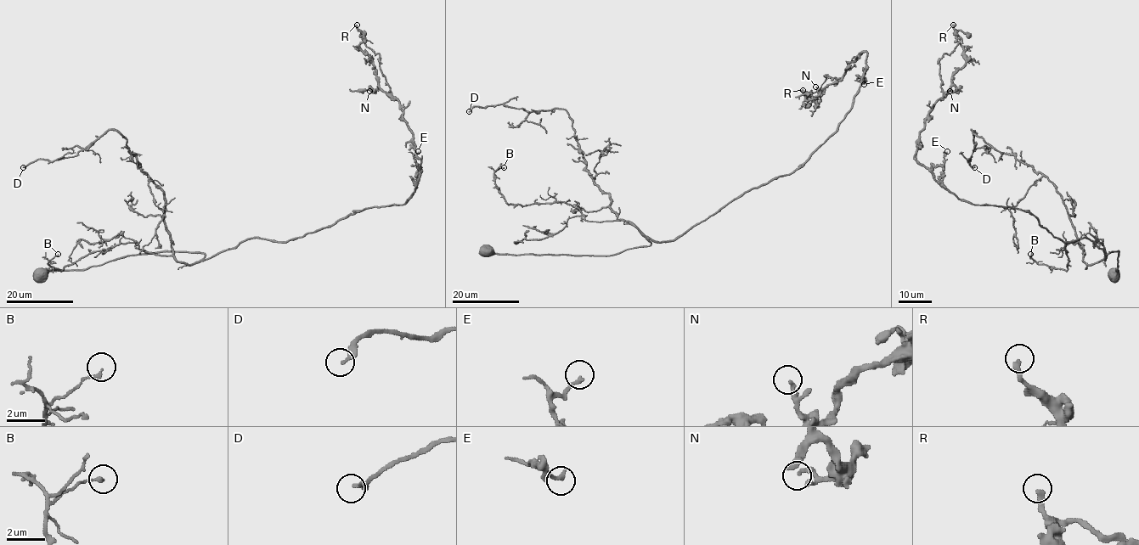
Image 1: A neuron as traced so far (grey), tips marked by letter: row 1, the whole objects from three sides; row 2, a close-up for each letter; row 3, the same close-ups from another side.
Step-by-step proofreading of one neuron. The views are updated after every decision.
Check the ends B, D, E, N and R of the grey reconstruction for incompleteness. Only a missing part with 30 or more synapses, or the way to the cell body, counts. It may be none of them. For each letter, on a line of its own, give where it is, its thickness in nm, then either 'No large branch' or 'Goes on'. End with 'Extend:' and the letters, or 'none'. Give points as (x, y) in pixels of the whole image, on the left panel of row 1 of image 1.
B: Place: (58, 254). Thickness 160 nm. No large branch
D: Place: (23, 167). Thickness 280 nm. Goes on
E: Place: (418, 151). Thickness 200 nm. No large branch
N: Place: (369, 91). Thickness 240 nm. No large branch
R: Place: (357, 25). Thickness 280 nm. Goes on
Extend: D, R

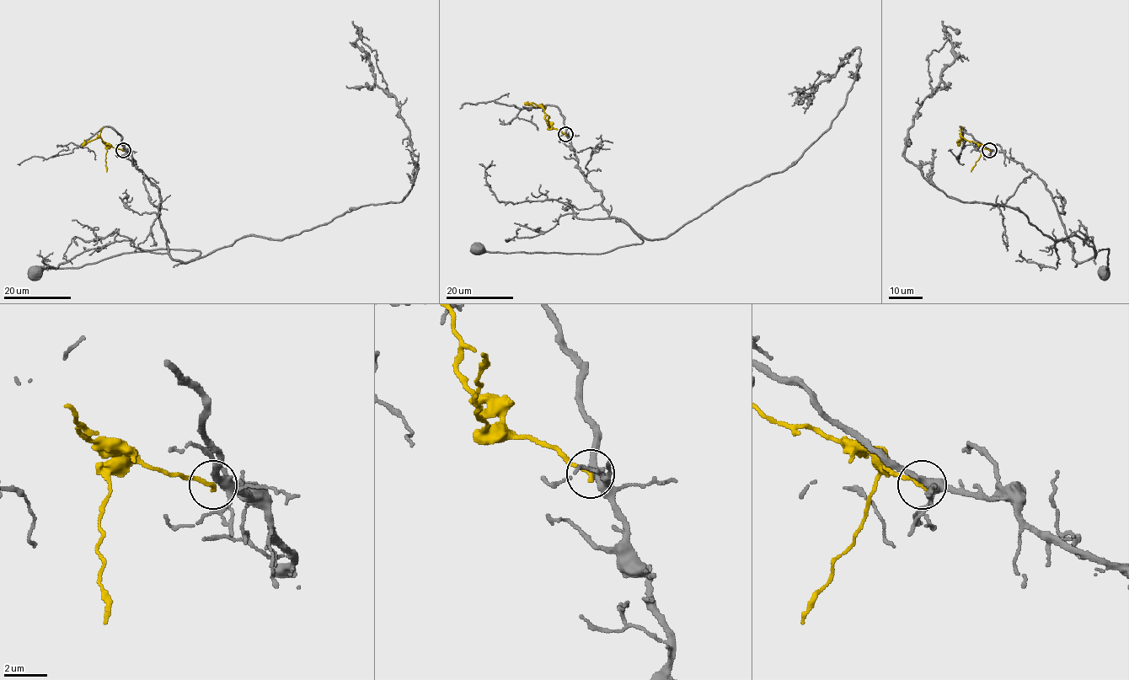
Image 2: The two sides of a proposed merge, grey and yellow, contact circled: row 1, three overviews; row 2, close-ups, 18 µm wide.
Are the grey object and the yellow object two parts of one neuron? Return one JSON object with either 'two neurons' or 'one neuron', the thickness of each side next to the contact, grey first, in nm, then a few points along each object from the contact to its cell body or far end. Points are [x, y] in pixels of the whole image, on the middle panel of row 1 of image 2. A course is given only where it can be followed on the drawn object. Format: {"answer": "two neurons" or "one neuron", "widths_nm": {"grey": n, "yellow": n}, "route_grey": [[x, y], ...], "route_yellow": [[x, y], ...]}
{"answer": "two neurons", "widths_nm": {"grey": 300, "yellow": 200}, "route_grey": [[565, 135], [577, 166], [601, 191], [609, 216], [621, 218], [643, 241], [603, 253], [477, 249]], "route_yellow": [[565, 135], [552, 127], [544, 118], [542, 108], [533, 104], [524, 104]]}

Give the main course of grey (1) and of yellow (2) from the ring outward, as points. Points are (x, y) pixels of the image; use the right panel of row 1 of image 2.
1: (990, 149), (1015, 160), (1045, 184), (1072, 244), (1073, 259), (1083, 262), (1099, 249), (1108, 249), (1104, 273)
2: (990, 150), (963, 137), (959, 141), (959, 146)

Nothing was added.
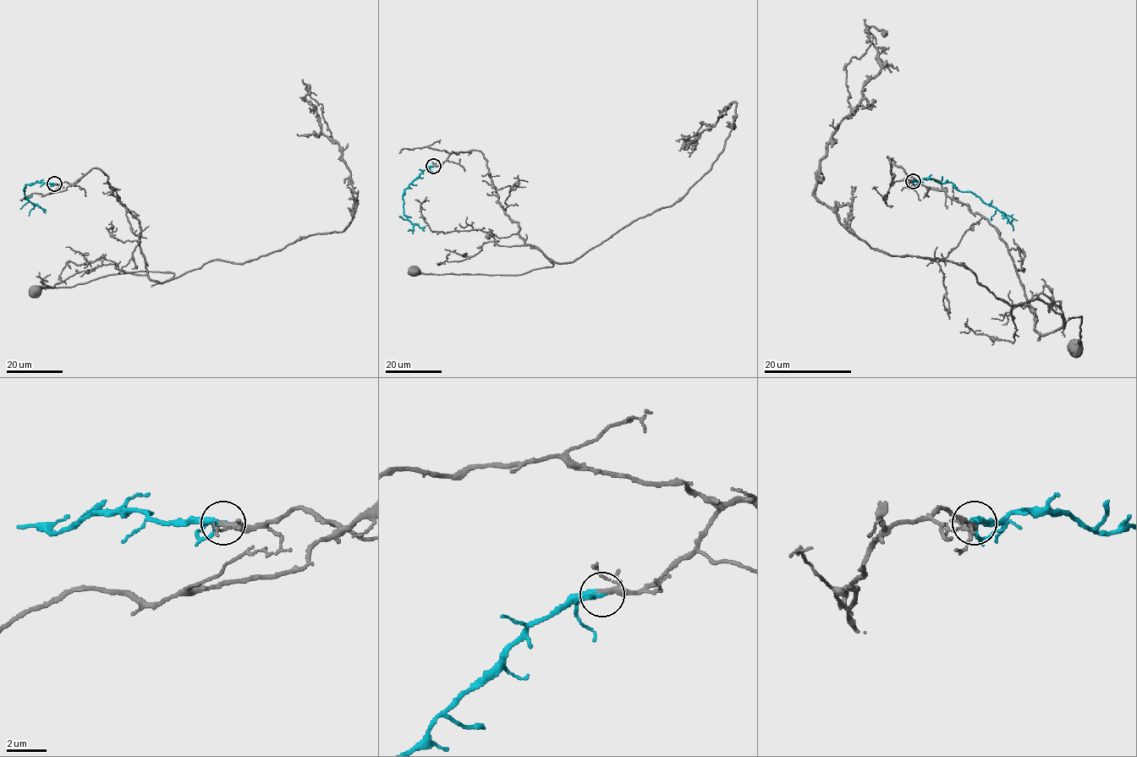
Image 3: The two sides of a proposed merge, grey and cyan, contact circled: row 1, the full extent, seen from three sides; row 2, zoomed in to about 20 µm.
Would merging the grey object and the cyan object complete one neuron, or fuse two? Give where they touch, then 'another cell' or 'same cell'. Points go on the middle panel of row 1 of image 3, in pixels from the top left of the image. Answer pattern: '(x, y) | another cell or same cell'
(433, 166) | same cell

